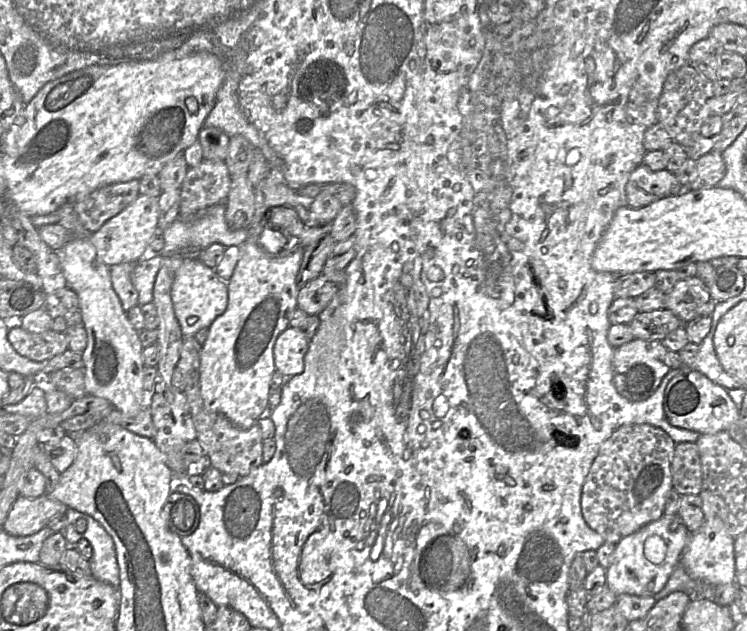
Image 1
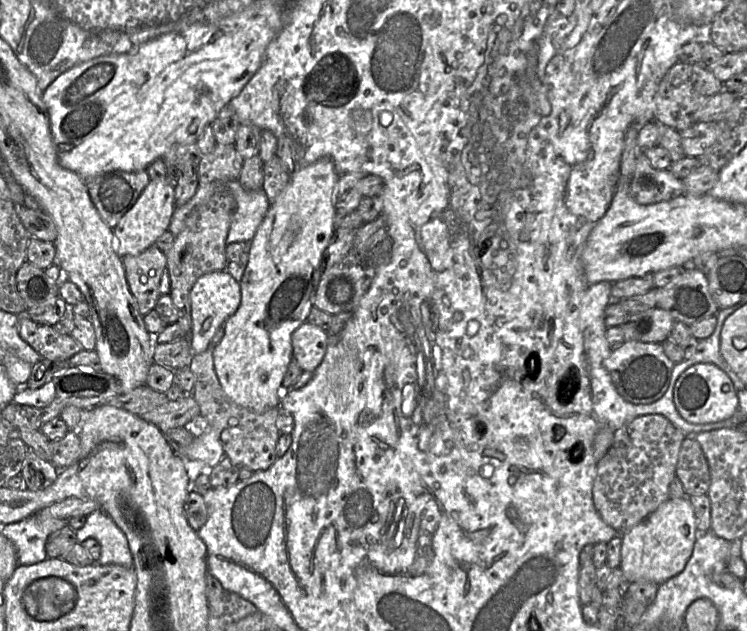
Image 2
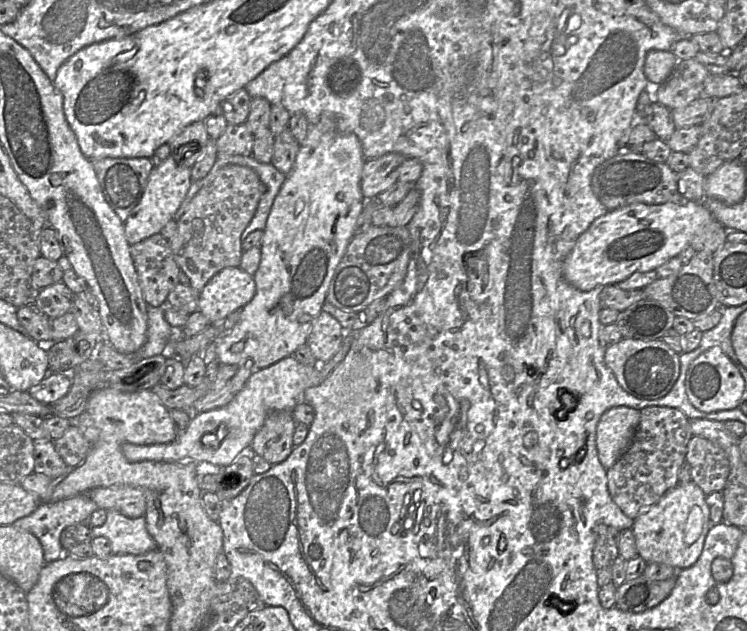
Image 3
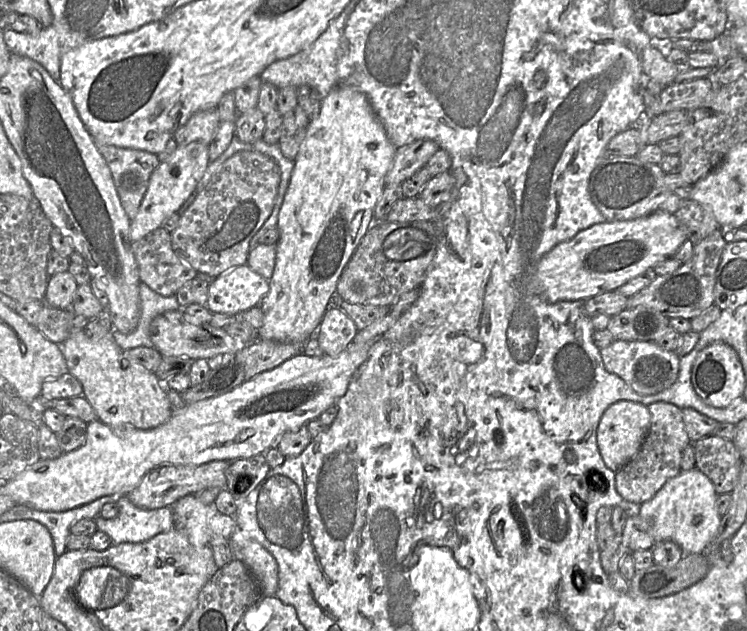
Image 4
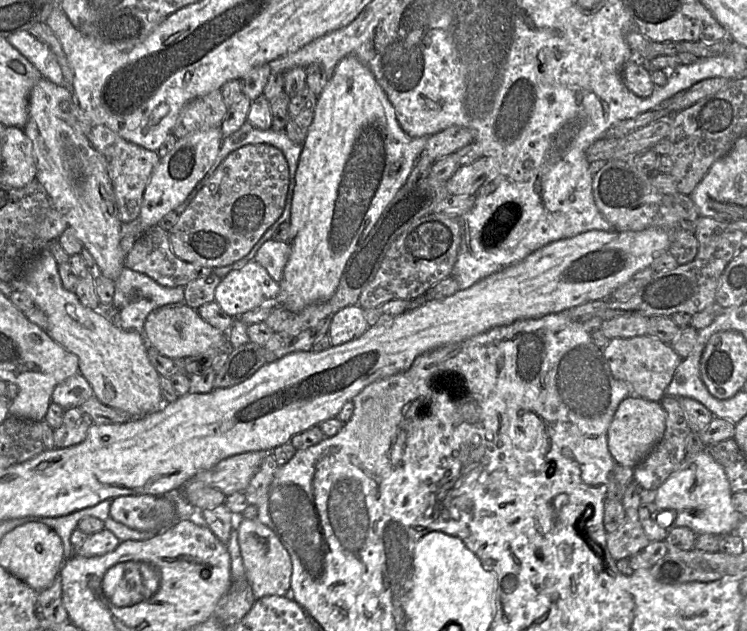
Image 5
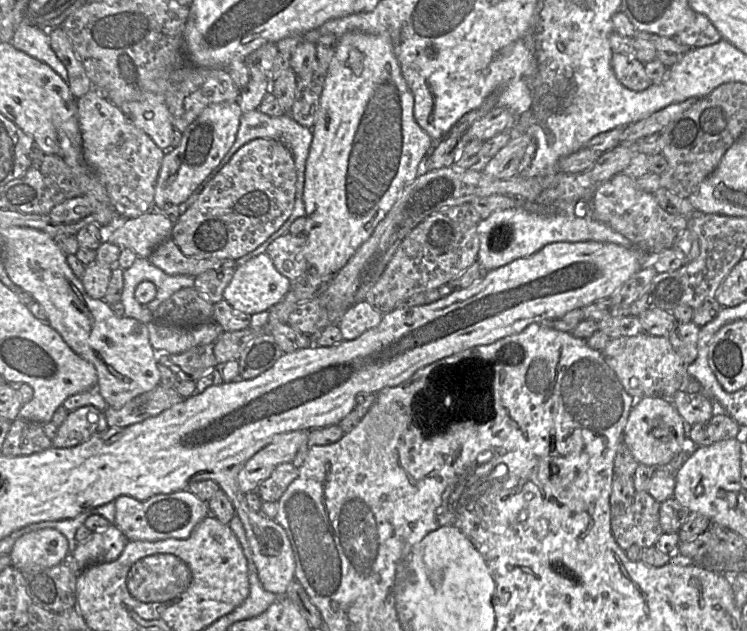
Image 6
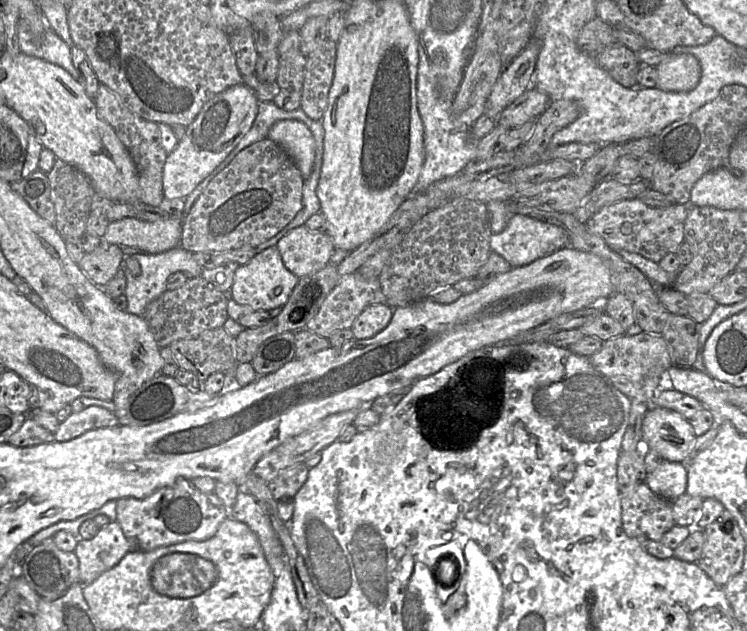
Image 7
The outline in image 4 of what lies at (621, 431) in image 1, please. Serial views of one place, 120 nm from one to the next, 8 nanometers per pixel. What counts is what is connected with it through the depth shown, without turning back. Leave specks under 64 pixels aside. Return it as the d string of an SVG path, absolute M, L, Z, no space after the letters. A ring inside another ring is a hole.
M668 402L648 405L650 426L635 456L615 475L615 488L628 502L642 504L651 499L671 478L681 471L682 452L691 443L683 420L682 409Z

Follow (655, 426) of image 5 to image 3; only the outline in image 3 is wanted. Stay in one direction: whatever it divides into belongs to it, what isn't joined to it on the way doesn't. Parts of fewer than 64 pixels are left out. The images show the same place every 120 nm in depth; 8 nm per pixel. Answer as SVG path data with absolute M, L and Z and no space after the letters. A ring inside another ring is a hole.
M616 406L606 411L596 429L596 446L602 466L609 470L627 451L641 417L641 411Z

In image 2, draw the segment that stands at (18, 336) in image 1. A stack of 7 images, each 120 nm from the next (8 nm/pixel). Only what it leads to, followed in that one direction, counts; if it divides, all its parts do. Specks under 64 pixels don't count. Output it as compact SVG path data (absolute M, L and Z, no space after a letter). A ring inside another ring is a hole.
M27 313L19 317L19 335L41 358L49 360L68 360L84 350L72 336L59 333L53 326L33 321Z

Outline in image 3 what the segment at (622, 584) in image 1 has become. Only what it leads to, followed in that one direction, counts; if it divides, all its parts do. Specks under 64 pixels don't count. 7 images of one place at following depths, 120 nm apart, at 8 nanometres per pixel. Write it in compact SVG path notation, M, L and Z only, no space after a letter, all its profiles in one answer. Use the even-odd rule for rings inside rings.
M693 481L676 485L634 521L632 531L638 556L648 564L664 563L676 570L690 568L698 561L712 527L706 495Z

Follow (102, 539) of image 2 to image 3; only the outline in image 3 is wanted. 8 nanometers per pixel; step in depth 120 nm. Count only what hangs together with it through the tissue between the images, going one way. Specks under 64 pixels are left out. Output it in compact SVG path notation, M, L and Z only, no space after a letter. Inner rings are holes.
M111 509L102 525L90 528L90 539L103 536L110 541L111 554L141 555L156 548L144 516L128 518Z

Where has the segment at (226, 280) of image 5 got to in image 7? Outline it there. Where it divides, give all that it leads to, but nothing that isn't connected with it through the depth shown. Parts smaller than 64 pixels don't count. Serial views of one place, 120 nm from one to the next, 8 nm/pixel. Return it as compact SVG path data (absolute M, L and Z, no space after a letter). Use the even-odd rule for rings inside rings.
M276 245L255 254L247 263L240 265L234 274L230 288L231 299L255 311L281 308L288 300L299 278L284 265Z

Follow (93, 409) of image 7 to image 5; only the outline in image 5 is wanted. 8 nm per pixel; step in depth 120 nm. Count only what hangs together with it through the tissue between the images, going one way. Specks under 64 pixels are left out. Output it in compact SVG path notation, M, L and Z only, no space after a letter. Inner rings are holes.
M79 407L65 410L62 424L54 431L55 448L68 448L83 442L93 424L90 415Z

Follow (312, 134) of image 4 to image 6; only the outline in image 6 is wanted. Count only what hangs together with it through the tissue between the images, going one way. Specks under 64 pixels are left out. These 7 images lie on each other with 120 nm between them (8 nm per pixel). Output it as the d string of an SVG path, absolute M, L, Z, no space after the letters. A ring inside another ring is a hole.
M350 32L338 39L334 57L330 63L320 97L319 112L315 125L312 127L313 140L305 166L305 182L303 201L306 217L311 221L308 232L305 258L309 264L310 275L329 275L340 271L368 240L378 223L386 216L397 199L421 173L422 161L432 150L435 143L418 125L414 118L414 96L403 75L390 40L383 36L361 32Z

